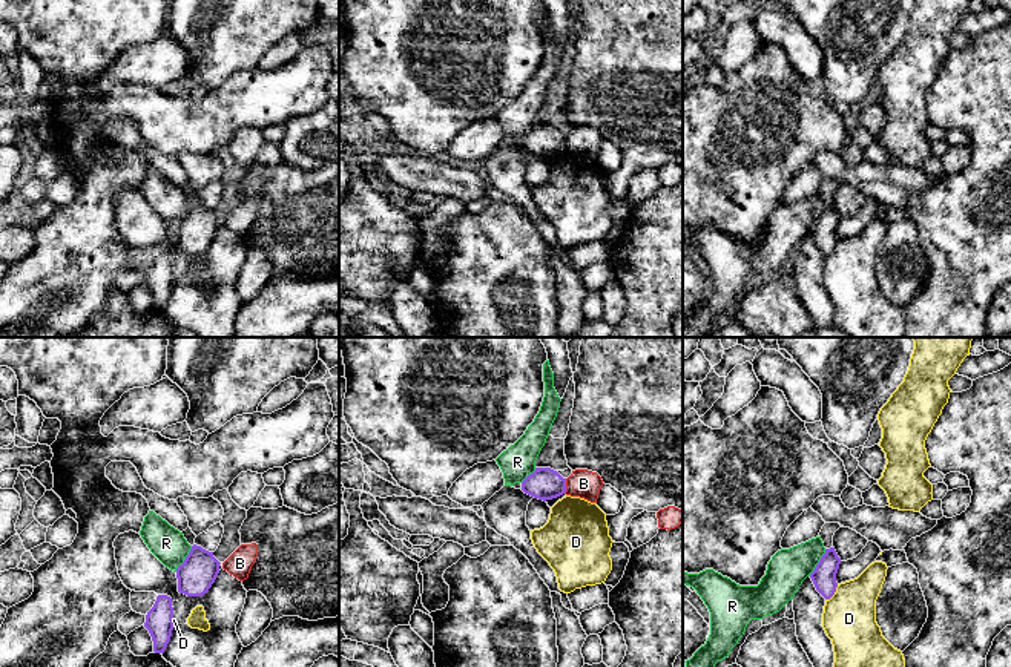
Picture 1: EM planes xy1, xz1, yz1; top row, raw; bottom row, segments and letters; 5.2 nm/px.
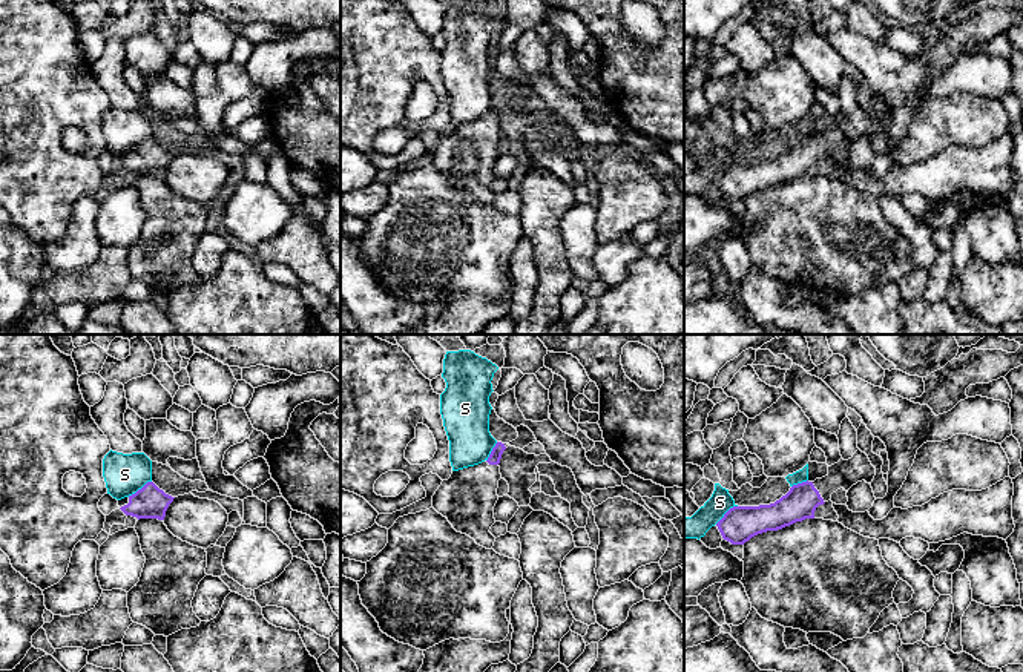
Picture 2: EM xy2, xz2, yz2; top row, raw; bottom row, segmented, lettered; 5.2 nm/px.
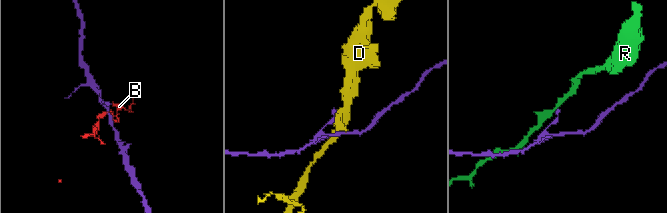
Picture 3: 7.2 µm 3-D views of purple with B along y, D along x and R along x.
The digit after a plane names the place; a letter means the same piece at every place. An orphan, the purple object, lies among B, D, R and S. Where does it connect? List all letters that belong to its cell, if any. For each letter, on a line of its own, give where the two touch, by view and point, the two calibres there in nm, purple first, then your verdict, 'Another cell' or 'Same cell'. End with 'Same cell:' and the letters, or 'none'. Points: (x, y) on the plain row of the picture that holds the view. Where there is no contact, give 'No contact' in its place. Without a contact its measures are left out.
B: Touches purple at xz1 (565, 143). Thickness 170 nm (purple) against 150 nm. Another cell
D: Touches purple at yz1 (833, 250). Thickness 130 nm (purple) against 280 nm. Another cell
R: Touches purple at xy1 (186, 215). Thickness 190 nm (purple) against 180 nm. Another cell
S: Touches purple at xy2 (138, 146). Thickness 170 nm (purple) against 220 nm. Another cell
Same cell: none

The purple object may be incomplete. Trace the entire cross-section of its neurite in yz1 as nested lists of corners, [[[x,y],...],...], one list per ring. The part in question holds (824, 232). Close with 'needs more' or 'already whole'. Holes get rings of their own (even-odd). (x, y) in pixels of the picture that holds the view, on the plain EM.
[[[835,204],[825,205],[825,210],[821,213],[815,227],[810,230],[810,235],[816,247],[825,255],[830,256],[838,244],[836,230],[841,221]]]; already whole

